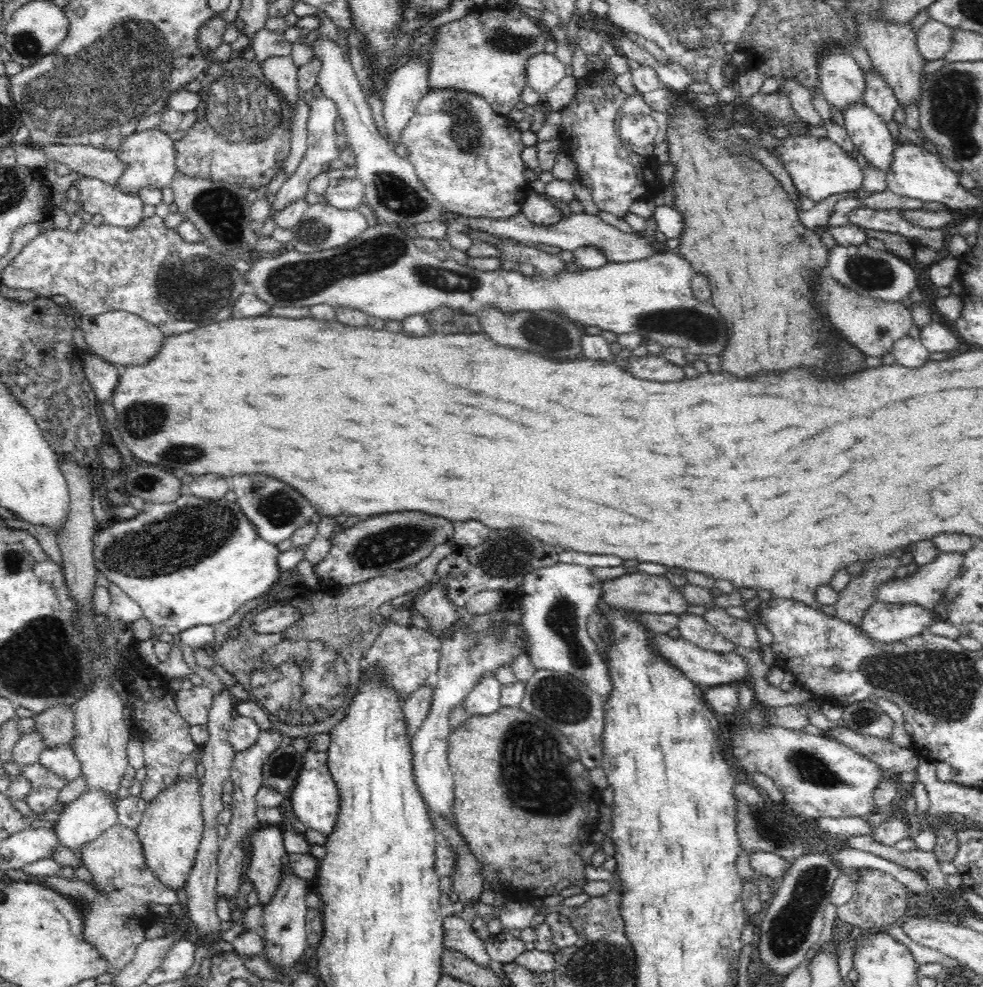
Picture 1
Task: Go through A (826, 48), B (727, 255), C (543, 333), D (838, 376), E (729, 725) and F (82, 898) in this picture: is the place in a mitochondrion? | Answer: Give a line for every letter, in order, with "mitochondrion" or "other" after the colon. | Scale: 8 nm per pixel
A: other
B: other
C: mitochondrion
D: other
E: other
F: mitochondrion

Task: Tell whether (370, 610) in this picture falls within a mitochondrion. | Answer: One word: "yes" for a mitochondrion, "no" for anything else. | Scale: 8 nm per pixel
no

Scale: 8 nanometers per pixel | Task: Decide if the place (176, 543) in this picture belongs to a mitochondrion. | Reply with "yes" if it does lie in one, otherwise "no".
yes

